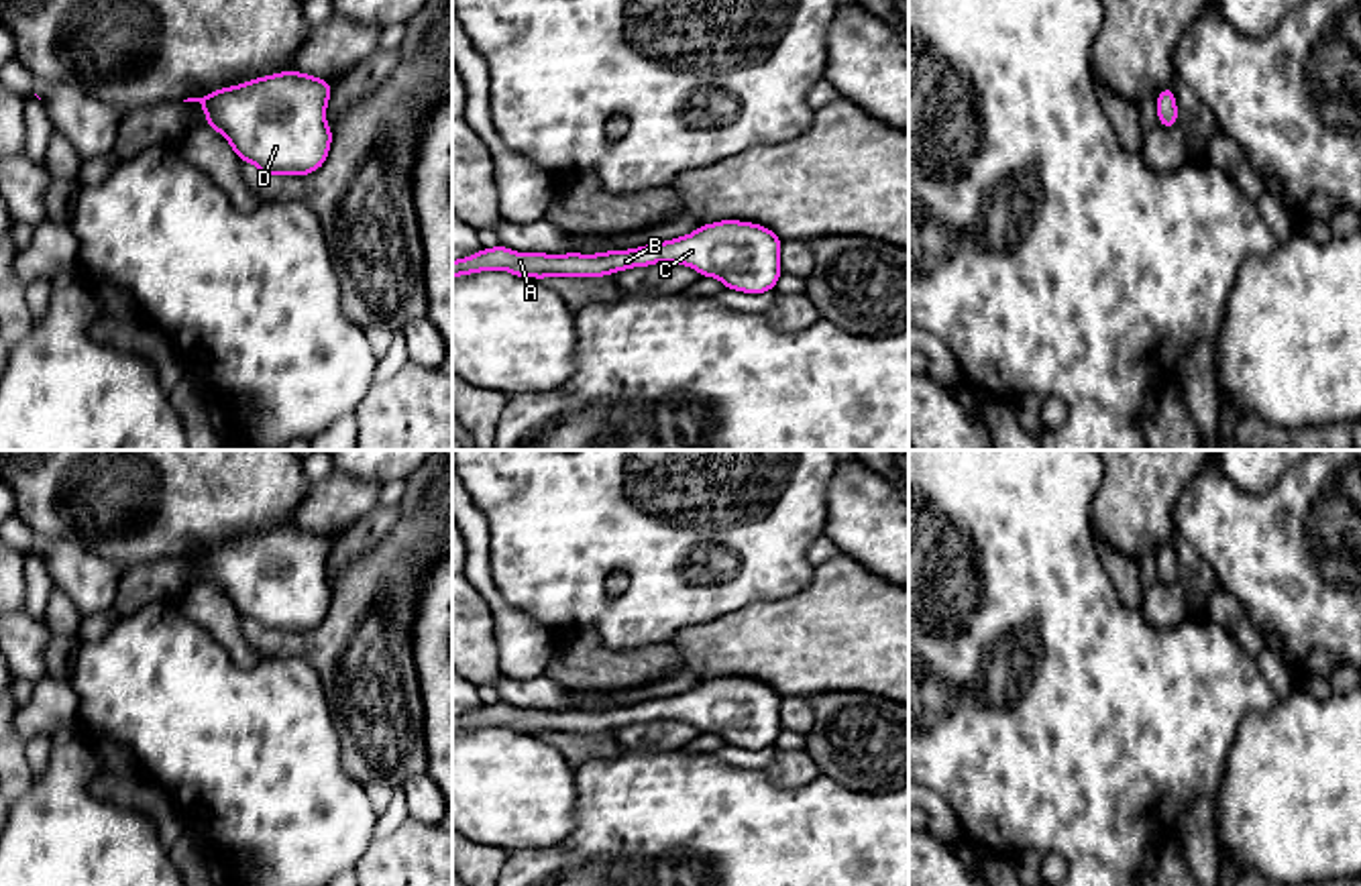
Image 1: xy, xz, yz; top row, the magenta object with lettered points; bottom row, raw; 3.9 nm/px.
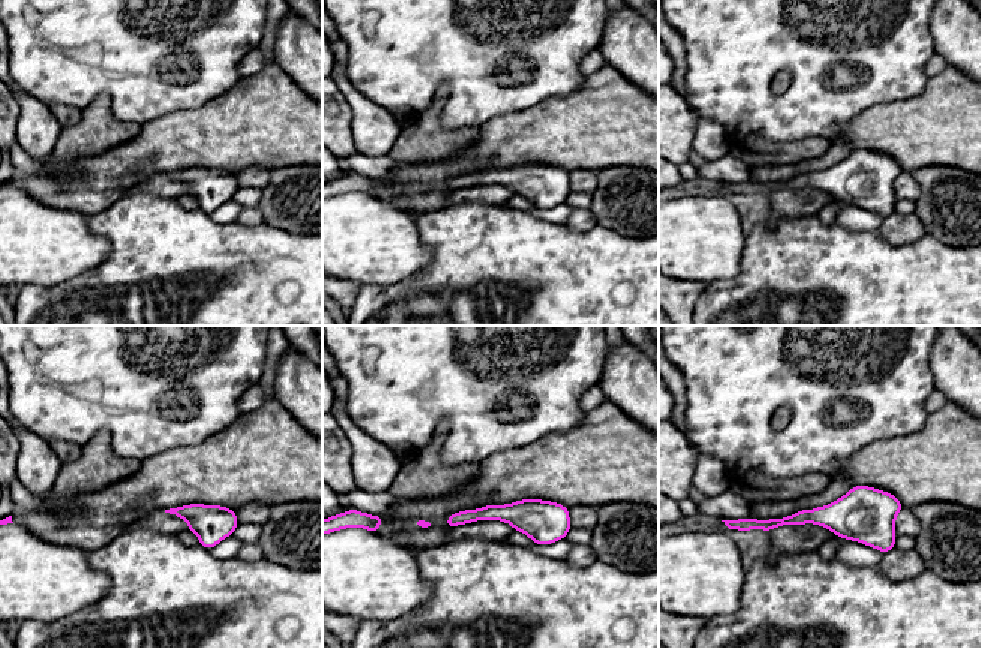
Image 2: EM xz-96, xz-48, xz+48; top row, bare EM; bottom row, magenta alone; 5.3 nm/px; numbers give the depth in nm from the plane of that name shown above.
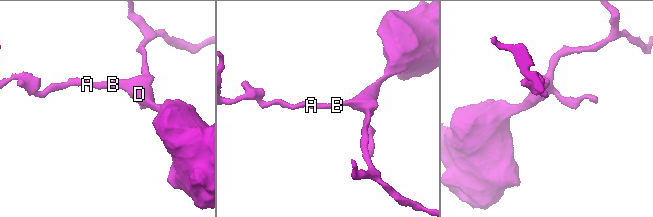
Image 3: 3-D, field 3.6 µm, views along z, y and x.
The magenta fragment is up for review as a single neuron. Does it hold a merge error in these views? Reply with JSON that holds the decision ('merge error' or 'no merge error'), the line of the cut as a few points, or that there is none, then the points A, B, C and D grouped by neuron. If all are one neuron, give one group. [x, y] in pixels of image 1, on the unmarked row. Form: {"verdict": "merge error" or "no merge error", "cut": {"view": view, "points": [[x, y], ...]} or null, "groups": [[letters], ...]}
{"verdict": "no merge error", "cut": null, "groups": [["A", "B", "C", "D"]]}

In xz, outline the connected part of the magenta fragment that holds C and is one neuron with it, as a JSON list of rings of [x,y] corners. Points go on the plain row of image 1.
[[[719,676],[687,693],[597,711],[515,709],[503,701],[452,717],[452,735],[503,725],[515,733],[605,733],[623,725],[674,719],[693,723],[701,733],[719,735],[725,745],[744,750],[772,747],[782,731],[782,697],[766,682]]]

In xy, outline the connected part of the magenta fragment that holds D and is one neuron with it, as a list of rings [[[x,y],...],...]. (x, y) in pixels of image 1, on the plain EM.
[[[281,528],[183,558],[200,558],[208,583],[263,633],[304,633],[318,627],[330,609],[330,552],[332,542],[326,536]]]

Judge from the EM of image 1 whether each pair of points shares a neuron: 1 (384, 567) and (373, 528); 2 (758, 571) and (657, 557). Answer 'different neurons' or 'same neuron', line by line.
1: different neurons
2: same neuron

